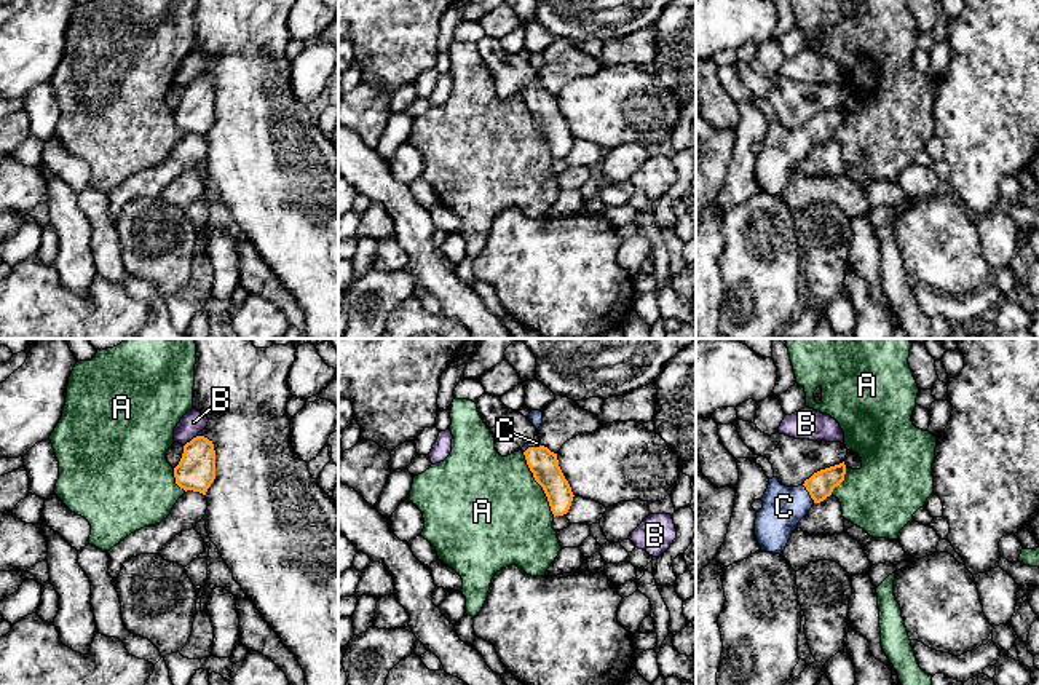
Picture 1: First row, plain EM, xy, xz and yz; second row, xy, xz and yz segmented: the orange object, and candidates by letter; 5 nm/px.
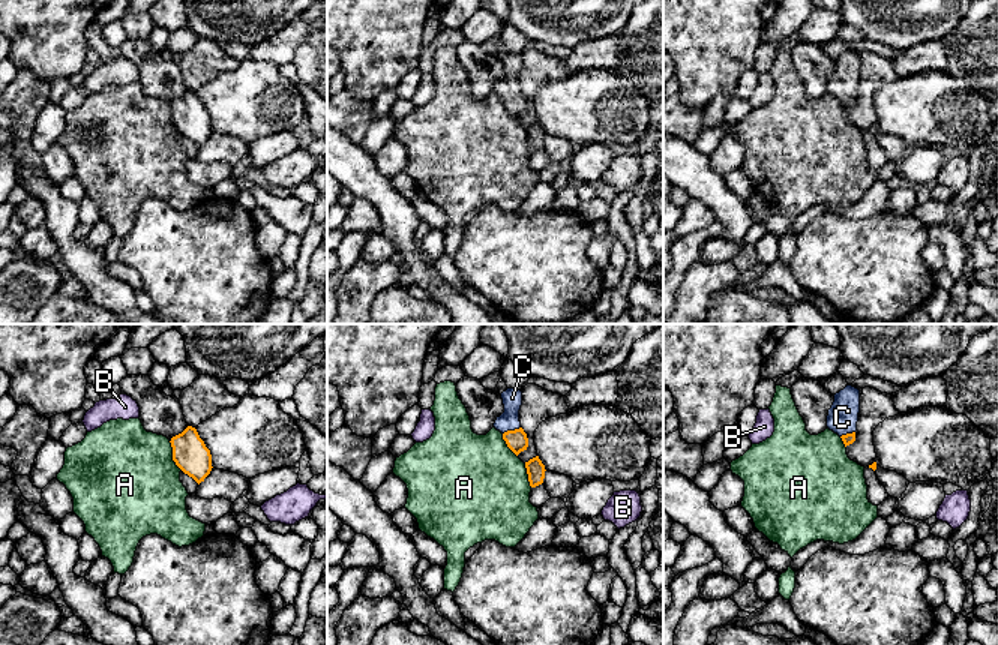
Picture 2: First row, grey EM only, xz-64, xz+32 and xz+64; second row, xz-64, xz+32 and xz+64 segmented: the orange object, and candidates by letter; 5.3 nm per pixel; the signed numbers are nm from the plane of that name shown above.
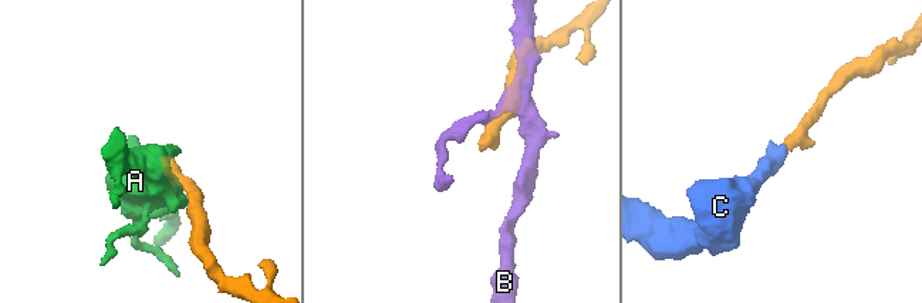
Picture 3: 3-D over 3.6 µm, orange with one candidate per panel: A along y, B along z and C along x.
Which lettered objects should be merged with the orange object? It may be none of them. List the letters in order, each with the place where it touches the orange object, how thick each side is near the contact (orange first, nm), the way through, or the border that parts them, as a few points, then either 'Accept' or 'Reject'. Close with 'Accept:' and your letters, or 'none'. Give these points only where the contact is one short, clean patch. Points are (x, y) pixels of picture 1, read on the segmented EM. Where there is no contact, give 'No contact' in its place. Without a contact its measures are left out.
A: Touches orange at xz (538, 483). Thickness 150 nm (orange) against 500 nm. Boundary: xz (522, 452), (554, 516). Reject
B: Touches orange at xy (192, 439). Thickness 190 nm (orange) against 120 nm. Reject
C: Touches orange at yz (809, 494). Thickness 140 nm (orange) against 200 nm. Path across: yz (821, 484), (809, 494), (784, 506). Accept
Accept: C

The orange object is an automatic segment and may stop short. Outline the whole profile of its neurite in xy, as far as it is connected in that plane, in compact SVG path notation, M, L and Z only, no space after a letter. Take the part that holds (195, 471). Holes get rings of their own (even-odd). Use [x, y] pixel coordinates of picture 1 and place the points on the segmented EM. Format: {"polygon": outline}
{"polygon": "M196 436L184 445L179 465L174 468L176 484L206 495L215 479L215 450L212 441Z"}

